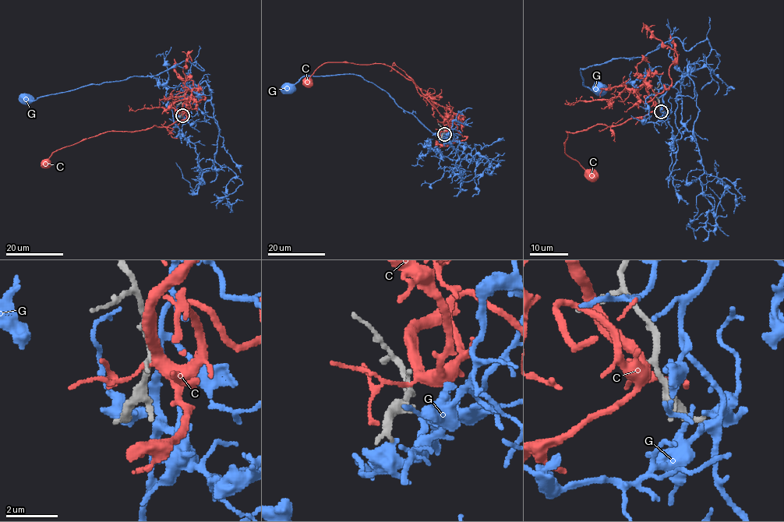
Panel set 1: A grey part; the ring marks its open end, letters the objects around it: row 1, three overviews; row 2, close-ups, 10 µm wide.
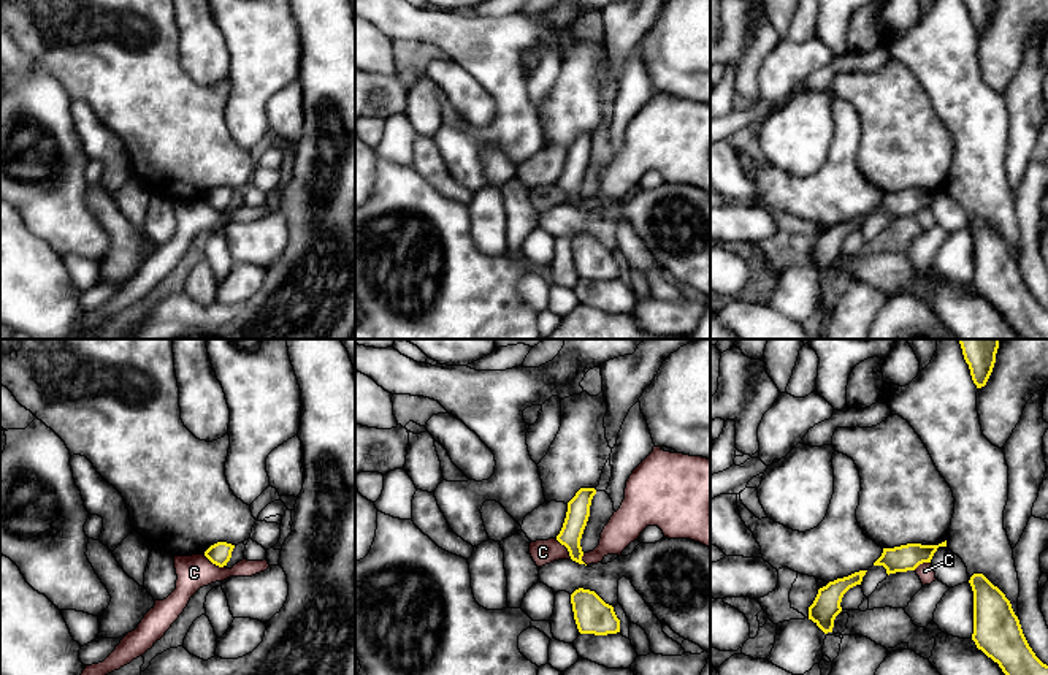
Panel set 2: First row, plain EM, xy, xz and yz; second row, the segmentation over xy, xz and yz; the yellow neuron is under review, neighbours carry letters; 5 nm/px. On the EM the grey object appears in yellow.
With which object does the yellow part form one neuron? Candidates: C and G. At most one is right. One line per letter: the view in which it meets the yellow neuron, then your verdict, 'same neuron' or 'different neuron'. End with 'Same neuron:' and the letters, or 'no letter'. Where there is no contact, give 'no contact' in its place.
C: contact in xz; different neuron
G: no contact; different neuron
Same neuron: no letter

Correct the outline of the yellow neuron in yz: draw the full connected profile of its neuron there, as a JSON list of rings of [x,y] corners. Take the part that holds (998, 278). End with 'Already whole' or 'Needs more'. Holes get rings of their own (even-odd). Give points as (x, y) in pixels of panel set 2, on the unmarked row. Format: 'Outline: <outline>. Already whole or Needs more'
Outline: [[[973,219],[969,228],[977,293],[999,309],[1021,339],[1048,339],[1048,311],[1029,292],[1010,246],[983,219]]]. Already whole

